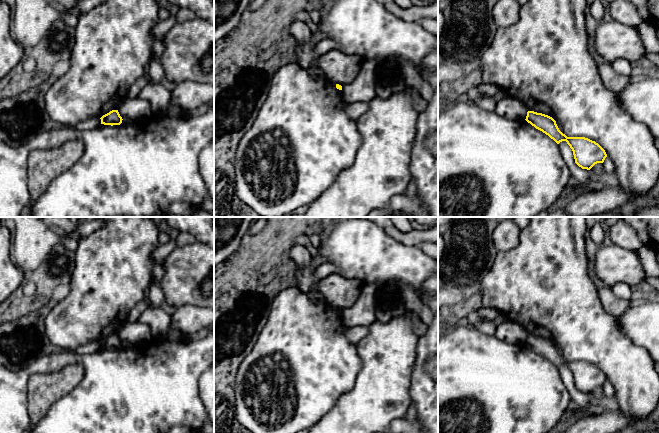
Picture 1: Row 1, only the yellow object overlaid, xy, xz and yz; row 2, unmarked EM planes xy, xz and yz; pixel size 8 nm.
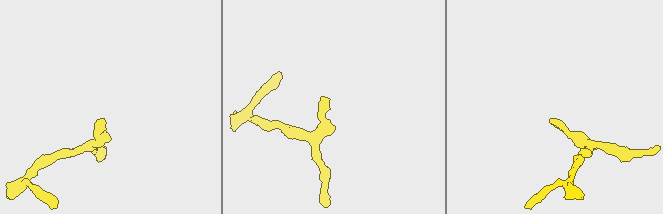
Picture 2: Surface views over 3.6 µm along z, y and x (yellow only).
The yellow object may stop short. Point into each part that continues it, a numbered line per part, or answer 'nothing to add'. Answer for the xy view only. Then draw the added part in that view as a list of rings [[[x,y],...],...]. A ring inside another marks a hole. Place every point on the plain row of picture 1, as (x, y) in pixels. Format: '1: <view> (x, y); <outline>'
nothing to add

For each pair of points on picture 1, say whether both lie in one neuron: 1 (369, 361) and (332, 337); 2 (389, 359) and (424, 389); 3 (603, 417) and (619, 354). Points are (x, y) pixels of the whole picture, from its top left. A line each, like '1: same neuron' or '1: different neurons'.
1: different neurons
2: different neurons
3: different neurons

